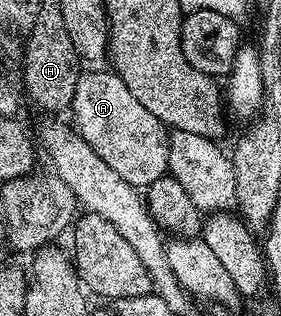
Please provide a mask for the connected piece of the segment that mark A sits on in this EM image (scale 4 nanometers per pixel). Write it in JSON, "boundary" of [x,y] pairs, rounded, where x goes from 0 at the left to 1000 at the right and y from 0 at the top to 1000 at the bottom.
{"boundary":[[[302,225],[270,259],[253,389],[377,522],[477,598],[520,601],[598,544],[601,408],[477,297],[409,225]]]}

